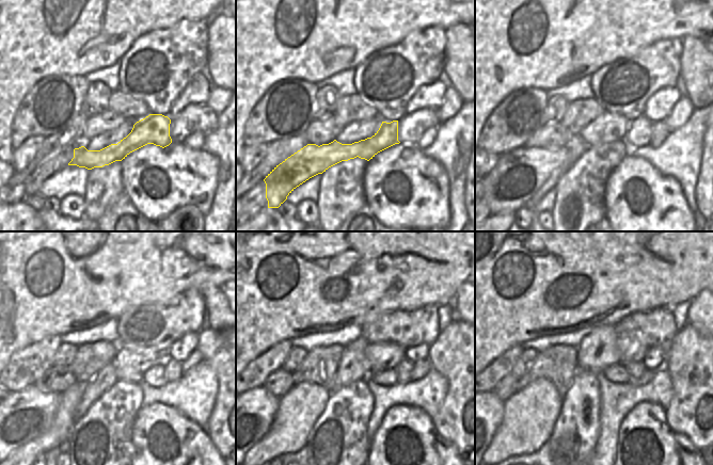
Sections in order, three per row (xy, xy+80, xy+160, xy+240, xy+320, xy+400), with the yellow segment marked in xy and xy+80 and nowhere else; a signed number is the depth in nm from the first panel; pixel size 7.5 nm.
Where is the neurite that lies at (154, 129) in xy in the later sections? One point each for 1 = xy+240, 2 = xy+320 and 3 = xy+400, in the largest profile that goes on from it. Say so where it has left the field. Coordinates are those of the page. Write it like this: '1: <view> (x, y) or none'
1: xy+240 (21, 416)
2: xy+320 (257, 407)
3: xy+400 (496, 405)

